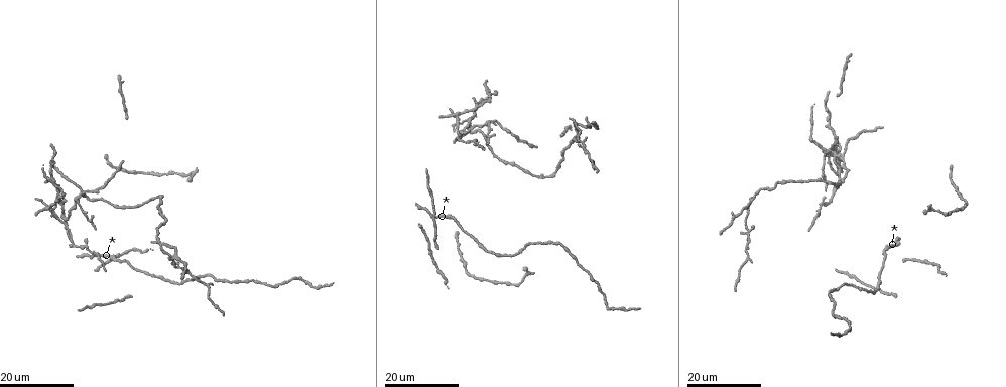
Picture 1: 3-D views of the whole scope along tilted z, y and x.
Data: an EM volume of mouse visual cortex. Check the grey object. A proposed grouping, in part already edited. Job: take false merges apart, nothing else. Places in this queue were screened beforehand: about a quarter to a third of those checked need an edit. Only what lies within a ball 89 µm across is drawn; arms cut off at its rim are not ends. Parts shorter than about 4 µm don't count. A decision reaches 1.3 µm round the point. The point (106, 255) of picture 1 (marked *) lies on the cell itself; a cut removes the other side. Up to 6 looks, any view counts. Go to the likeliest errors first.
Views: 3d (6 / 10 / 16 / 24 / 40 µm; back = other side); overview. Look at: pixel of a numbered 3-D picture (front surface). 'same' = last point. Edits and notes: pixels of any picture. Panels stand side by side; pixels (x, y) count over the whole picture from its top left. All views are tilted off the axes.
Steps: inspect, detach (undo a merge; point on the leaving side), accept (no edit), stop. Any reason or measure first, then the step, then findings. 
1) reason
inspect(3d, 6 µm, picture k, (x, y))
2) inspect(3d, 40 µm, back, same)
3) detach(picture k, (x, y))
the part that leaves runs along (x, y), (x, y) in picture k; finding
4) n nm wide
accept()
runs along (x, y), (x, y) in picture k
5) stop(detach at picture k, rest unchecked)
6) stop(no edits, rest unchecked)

side arm on a straight run
inspect(3d, 24 µm, picture 1, (164, 243))

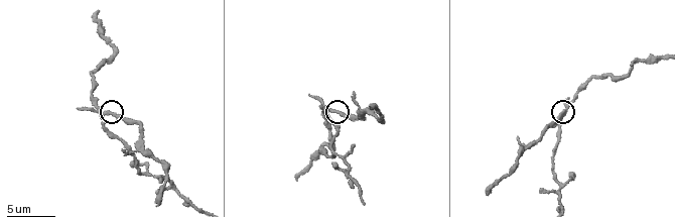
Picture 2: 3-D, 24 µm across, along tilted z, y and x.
closer look
inspect(3d, 10 µm, picture 2, (331, 111))

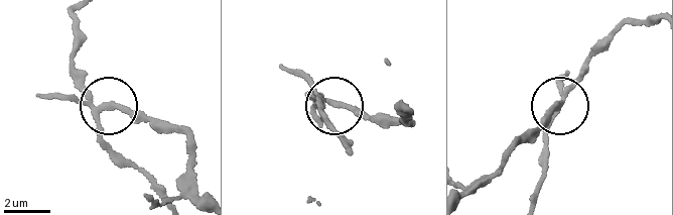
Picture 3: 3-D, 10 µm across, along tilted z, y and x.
side arm 15 µm; 3 arms
detach(picture 3, (102, 142))
a second cell is stuck on

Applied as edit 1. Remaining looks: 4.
inspect(3d, 16 µm, picture 1, (486, 125))

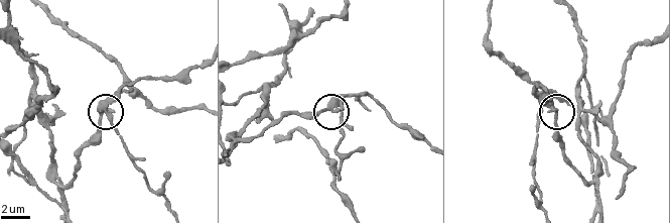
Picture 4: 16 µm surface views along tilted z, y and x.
zoom in
inspect(3d, 6 µm, picture 4, (555, 109))

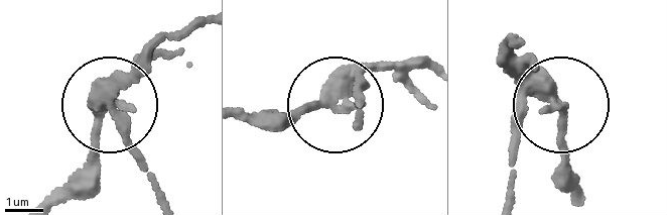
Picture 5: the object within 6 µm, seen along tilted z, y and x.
inspect(3d, 6 µm, back, picture 5, (558, 103))

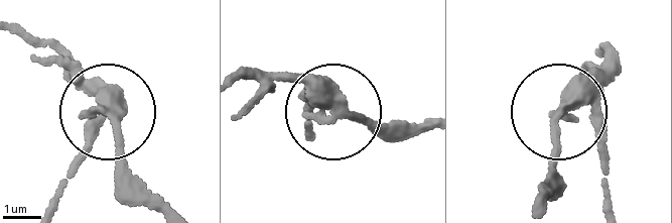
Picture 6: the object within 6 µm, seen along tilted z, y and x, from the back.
350 nm wide
detach(picture 6, (76, 157))
the part that leaves runs along (306, 82), (311, 128) in picture 6; two cells meet here

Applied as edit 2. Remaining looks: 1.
stop(detach at picture 3, detach at picture 6, rest unchecked)

